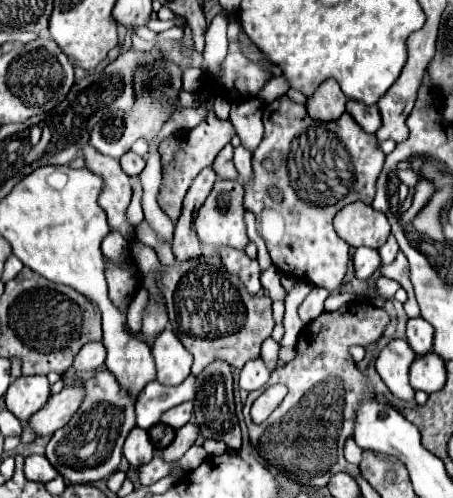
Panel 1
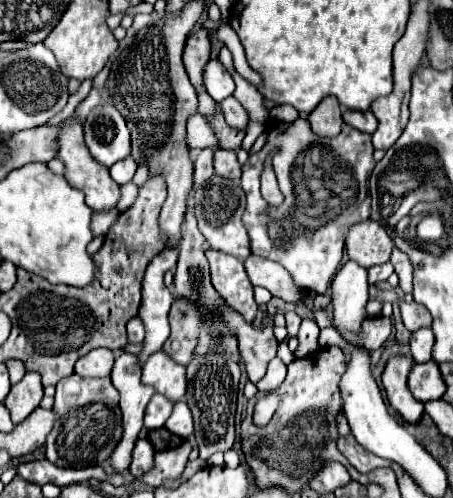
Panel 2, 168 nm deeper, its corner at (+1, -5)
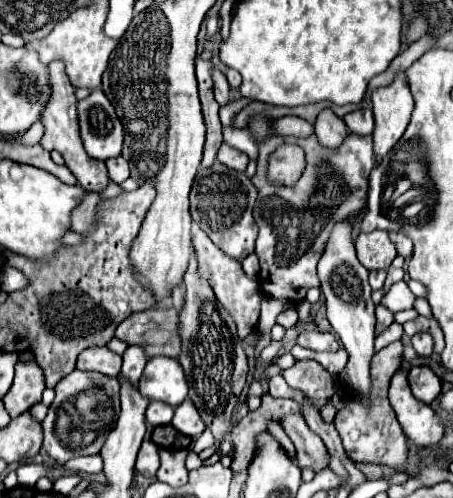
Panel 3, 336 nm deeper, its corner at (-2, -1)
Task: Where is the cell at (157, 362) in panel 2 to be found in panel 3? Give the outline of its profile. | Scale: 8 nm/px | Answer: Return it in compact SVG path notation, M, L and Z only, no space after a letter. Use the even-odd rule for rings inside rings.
M150 358L140 378L140 394L148 400L160 400L172 408L180 406L188 396L188 384L178 360Z

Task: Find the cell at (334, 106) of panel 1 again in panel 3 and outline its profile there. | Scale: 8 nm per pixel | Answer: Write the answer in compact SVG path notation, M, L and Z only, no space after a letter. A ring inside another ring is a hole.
M322 110L316 118L316 138L324 148L338 148L348 136L348 128L342 118L338 118L332 110Z

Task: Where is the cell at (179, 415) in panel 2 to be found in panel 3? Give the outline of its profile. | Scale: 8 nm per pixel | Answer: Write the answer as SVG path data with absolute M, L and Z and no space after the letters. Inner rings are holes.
M186 398L176 410L174 410L174 418L172 418L172 426L192 438L198 438L204 432L204 422L200 418L200 414L196 412L196 406L192 404L190 398Z

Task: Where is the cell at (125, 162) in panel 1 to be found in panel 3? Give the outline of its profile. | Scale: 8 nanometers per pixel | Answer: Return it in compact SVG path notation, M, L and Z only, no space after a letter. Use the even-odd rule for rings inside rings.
M118 156L118 158L112 158L112 160L106 160L106 168L108 168L108 176L112 182L116 184L122 184L128 176L130 176L130 168L128 168L128 162Z

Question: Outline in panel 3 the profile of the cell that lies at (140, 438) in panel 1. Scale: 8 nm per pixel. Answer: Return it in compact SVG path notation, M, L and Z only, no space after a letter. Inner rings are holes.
M150 440L142 442L142 448L138 452L138 460L136 460L136 470L146 476L146 478L154 478L156 476L156 470L160 466L160 460L158 460L158 446Z

